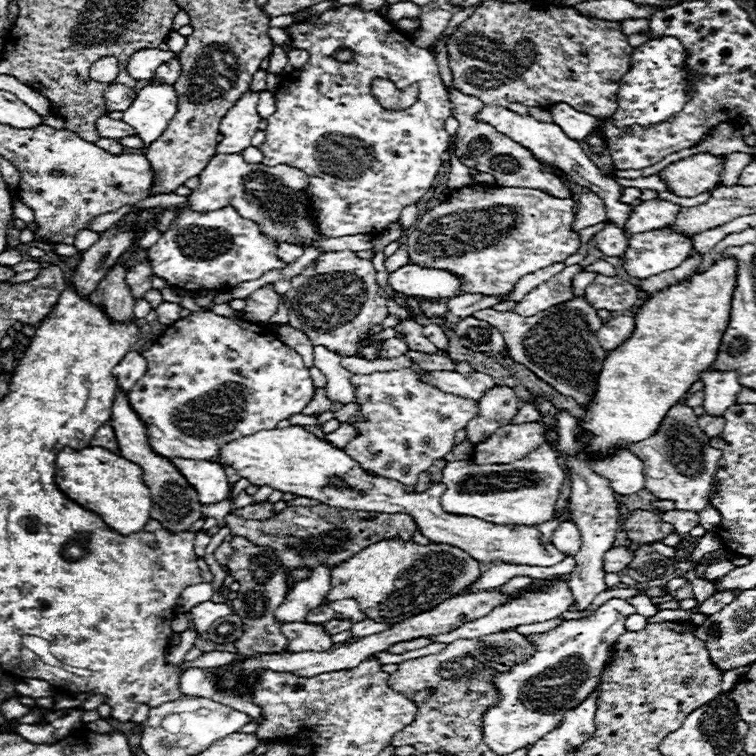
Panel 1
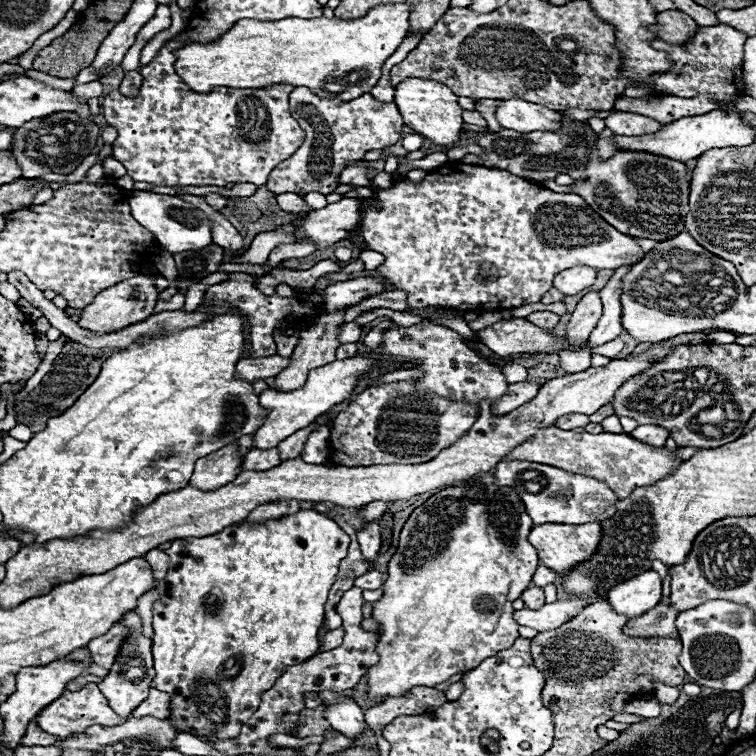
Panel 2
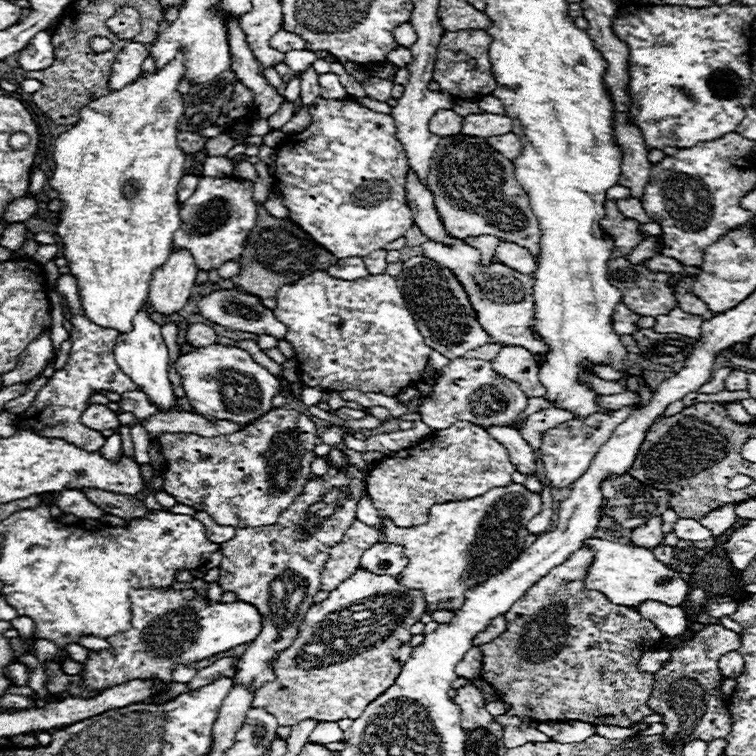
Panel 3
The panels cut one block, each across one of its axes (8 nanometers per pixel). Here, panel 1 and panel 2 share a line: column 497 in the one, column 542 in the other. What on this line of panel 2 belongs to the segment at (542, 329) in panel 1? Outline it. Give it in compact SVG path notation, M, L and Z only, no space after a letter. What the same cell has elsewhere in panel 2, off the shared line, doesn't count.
M532 312L532 314L528 314L526 320L544 328L544 330L554 330L558 324L558 316L552 312Z

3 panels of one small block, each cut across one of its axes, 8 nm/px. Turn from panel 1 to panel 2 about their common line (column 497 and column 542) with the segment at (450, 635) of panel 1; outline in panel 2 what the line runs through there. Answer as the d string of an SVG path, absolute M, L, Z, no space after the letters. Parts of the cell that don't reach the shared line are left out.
M572 598L572 600L556 600L554 604L546 604L540 610L530 610L522 608L514 612L514 620L520 626L534 628L536 632L544 630L556 630L564 622L572 620L584 606L588 606L588 600L582 598Z

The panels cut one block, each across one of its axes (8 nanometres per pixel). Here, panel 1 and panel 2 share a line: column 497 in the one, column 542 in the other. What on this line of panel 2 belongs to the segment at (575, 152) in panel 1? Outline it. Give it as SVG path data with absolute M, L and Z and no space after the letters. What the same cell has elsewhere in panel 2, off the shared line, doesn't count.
M522 98L500 100L496 108L496 120L500 122L500 126L516 130L520 134L528 134L534 130L556 130L560 128L560 118L562 114L546 106L526 102Z

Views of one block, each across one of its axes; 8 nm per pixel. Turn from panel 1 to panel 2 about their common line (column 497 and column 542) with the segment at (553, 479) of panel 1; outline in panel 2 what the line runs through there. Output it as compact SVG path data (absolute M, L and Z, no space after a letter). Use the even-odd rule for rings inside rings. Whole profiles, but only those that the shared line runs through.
M500 462L494 468L494 478L498 486L512 486L522 504L526 506L528 516L532 518L534 524L548 524L548 522L556 522L556 524L586 524L586 522L602 522L604 518L598 518L600 514L604 514L608 510L608 518L616 512L616 494L604 484L598 482L594 478L582 476L582 474L568 474L564 470L556 470L554 466L544 466L544 464L532 464L532 462ZM526 470L538 470L548 478L548 484L542 492L538 494L530 494L524 490L524 486L518 482L520 474Z

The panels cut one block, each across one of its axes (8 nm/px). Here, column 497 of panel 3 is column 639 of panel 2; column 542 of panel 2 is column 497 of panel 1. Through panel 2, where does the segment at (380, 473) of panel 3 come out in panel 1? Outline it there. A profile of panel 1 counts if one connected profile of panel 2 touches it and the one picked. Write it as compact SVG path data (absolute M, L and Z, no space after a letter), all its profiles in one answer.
M538 422L506 424L490 438L474 446L474 464L510 464L544 444L544 428Z

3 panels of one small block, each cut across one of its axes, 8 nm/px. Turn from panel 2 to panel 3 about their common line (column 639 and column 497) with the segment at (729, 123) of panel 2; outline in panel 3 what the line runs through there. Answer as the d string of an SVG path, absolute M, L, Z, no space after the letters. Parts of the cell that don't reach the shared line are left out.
M512 132L502 134L502 136L492 136L492 138L486 138L486 140L496 152L500 152L508 160L514 160L514 158L518 158L522 154L522 142Z

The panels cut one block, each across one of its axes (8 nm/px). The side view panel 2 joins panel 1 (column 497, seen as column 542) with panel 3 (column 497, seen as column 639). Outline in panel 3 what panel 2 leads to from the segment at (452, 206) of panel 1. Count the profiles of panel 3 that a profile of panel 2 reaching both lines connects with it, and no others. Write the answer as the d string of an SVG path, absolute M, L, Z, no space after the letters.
M500 240L500 244L496 246L494 258L498 262L502 262L504 266L510 266L512 270L520 270L522 274L534 274L534 270L536 270L536 262L534 262L532 254L514 242Z

